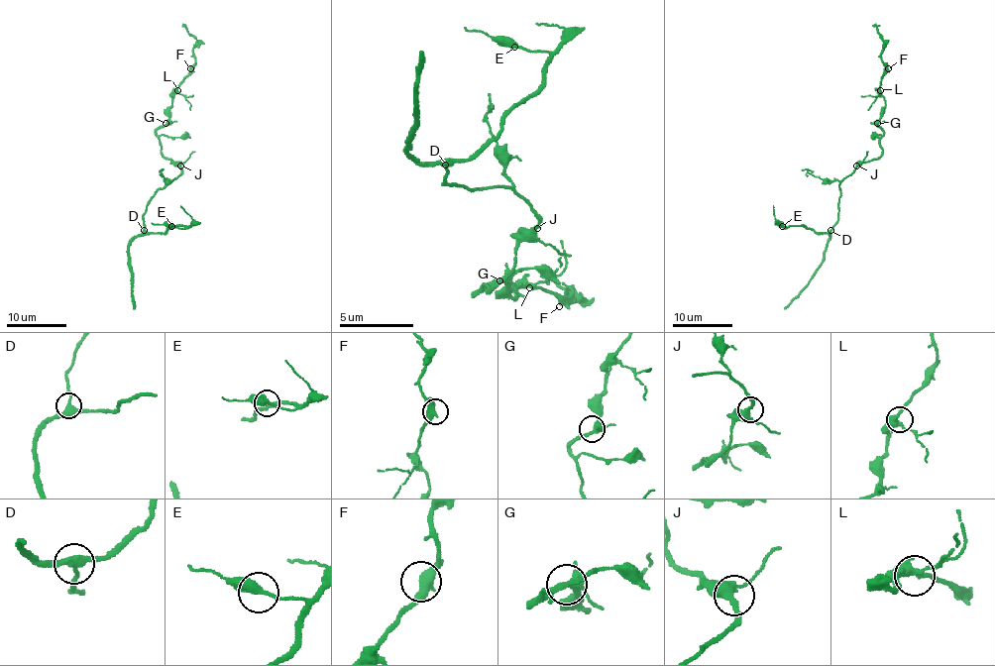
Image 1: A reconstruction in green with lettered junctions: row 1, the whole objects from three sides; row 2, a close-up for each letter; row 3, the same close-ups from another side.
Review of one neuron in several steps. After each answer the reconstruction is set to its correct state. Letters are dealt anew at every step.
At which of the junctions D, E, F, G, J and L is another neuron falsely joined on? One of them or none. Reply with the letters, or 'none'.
none

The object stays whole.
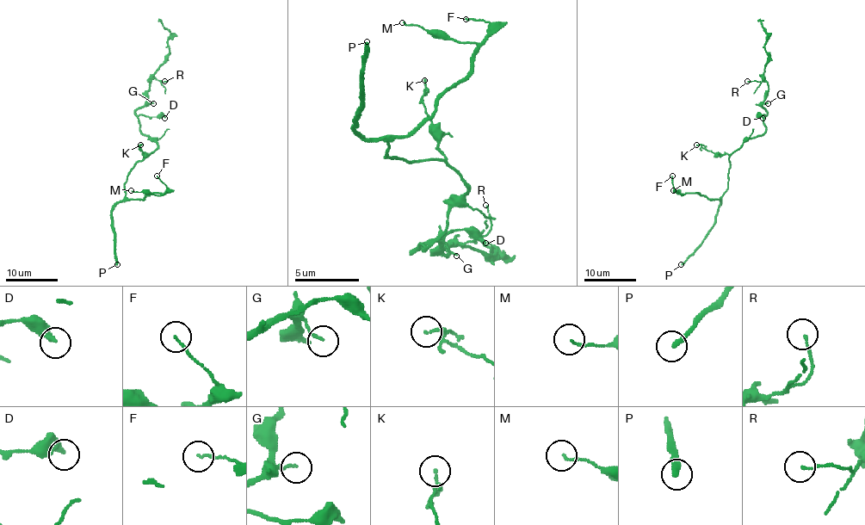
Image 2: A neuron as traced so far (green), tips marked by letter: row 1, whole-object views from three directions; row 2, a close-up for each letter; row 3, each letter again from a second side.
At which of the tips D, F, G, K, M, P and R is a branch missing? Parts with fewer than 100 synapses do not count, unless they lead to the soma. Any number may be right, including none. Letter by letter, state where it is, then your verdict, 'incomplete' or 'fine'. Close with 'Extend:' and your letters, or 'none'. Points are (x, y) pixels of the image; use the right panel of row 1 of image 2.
D: at (763, 118); fine
F: at (672, 176); fine
G: at (768, 103); fine
K: at (696, 145); fine
M: at (673, 190); fine
P: at (681, 264); incomplete
R: at (747, 81); fine
Extend: P

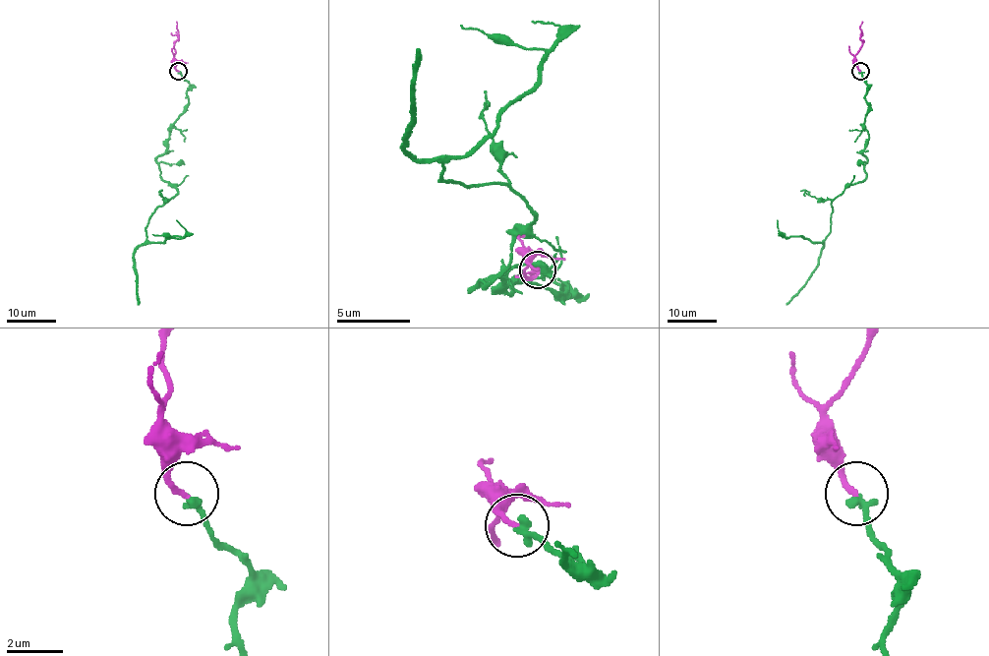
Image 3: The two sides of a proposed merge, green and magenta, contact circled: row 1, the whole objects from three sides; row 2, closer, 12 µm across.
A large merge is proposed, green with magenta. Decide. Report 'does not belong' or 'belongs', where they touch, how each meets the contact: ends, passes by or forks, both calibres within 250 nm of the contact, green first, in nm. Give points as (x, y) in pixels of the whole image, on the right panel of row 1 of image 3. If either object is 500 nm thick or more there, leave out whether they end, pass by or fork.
belongs | (860, 71) | green ends | magenta ends | 320/200 nm

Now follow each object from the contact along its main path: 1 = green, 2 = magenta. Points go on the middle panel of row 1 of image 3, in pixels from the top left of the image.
1: (537, 272), (569, 290), (474, 287), (510, 262), (529, 206), (440, 180), (544, 55), (459, 26)
2: (537, 268), (525, 254), (525, 276), (537, 272), (533, 268), (533, 276)

